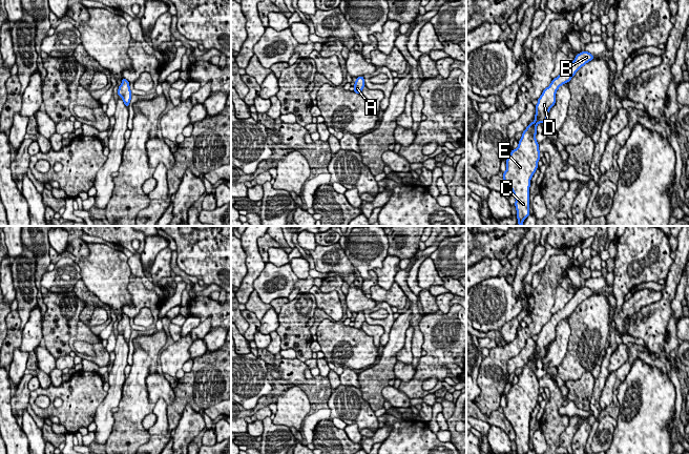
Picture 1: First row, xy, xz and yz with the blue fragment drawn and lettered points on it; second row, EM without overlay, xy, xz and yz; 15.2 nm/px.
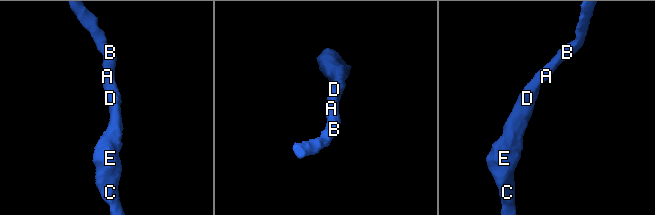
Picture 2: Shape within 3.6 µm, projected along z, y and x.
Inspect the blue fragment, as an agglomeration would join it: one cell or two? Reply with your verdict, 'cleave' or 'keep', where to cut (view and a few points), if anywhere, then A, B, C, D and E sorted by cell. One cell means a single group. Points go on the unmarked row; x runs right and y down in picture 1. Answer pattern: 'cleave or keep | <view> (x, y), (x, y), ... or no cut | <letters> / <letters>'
keep | no cut | A B C D E

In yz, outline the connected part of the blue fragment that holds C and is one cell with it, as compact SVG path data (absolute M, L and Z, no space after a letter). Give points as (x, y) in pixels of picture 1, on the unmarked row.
M588 287L577 289L568 304L545 324L536 340L535 356L530 358L522 369L517 385L513 385L506 395L507 405L503 408L503 415L510 422L515 434L518 454L526 454L529 451L529 421L530 414L538 404L540 395L539 379L536 375L537 360L545 358L549 345L556 338L558 324L569 317L575 309L587 297L594 293Z

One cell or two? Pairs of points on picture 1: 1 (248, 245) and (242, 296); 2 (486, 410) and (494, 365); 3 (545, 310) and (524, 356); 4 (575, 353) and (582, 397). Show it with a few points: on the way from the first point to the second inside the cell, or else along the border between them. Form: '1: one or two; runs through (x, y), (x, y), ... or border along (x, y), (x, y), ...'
1: one; runs through (252, 258), (252, 274), (247, 284)
2: one; runs through (489, 398), (493, 376)
3: two; border along (527, 341), (523, 348), (510, 358)
4: two; border along (586, 370), (579, 378), (568, 379), (565, 383)

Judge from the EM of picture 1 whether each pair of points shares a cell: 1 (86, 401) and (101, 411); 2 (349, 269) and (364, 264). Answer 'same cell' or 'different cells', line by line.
1: different cells
2: different cells

